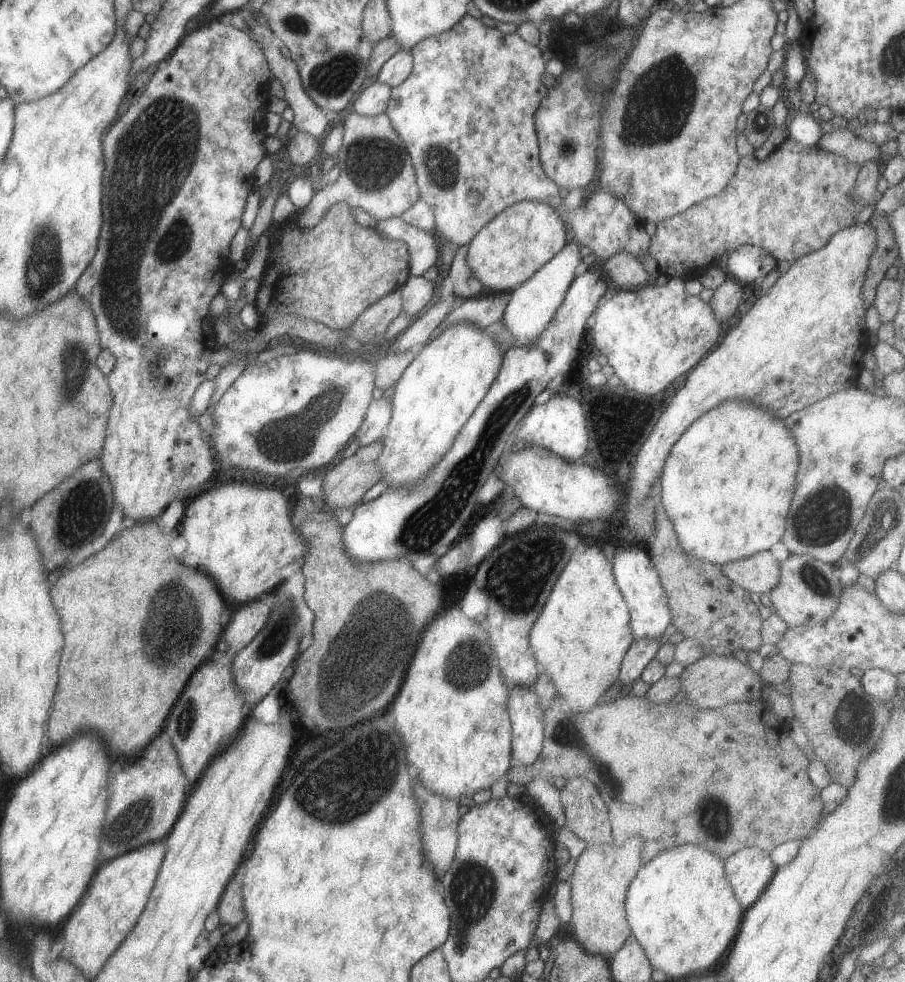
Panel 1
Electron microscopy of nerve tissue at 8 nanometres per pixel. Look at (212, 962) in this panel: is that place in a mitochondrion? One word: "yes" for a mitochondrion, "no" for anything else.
no

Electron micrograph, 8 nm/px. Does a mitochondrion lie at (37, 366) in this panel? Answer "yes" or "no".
no

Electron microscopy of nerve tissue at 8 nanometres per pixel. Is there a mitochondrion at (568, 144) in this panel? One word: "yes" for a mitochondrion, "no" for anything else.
yes

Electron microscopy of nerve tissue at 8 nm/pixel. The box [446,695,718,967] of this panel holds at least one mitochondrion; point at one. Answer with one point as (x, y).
(473, 886)

